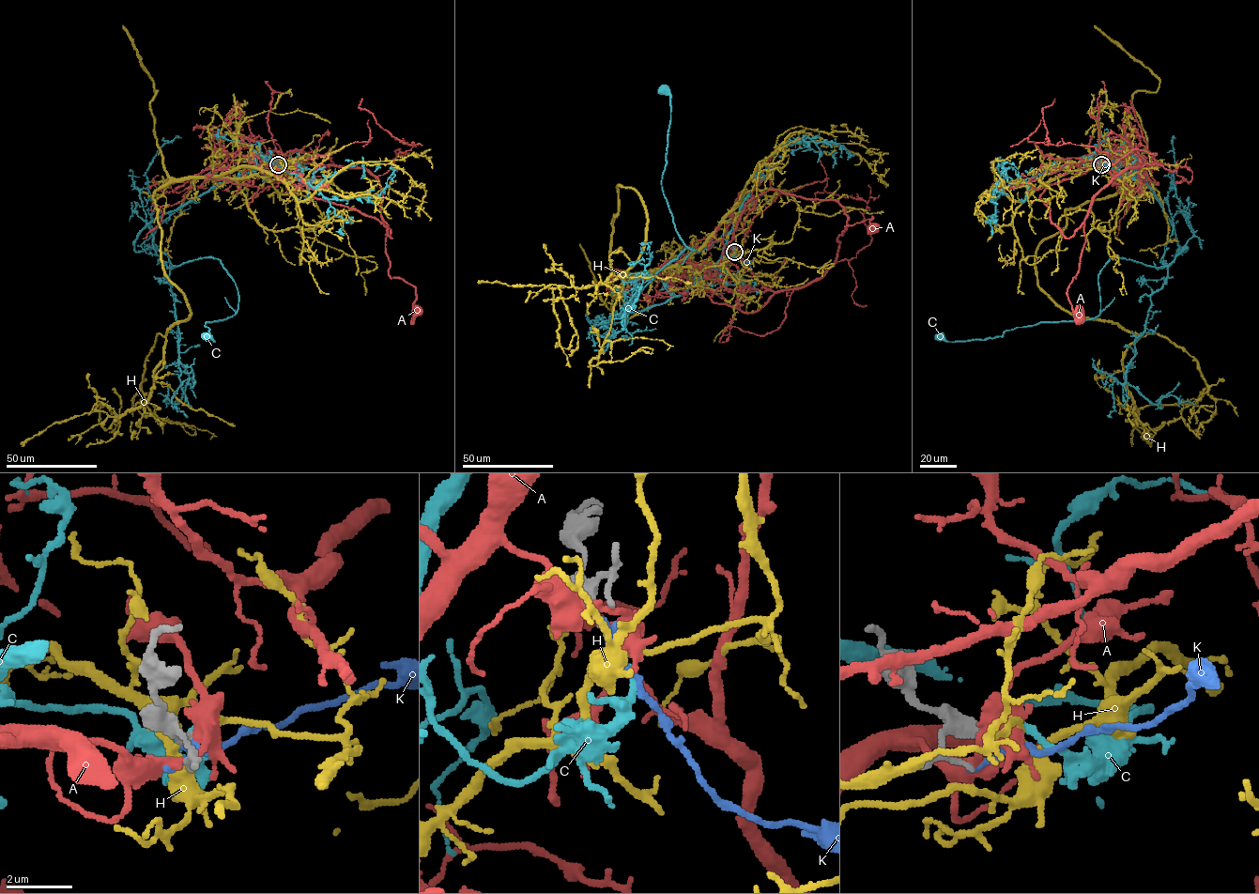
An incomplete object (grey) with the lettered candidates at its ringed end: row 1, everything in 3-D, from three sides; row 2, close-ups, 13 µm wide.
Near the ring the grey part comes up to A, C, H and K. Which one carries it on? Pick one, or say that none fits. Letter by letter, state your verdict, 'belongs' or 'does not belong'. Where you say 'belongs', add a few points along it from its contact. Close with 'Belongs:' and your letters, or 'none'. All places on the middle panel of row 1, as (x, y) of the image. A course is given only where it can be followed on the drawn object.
A: does not belong
C: belongs | via (734, 252), (681, 294), (605, 321), (695, 250), (661, 184), (663, 90)
H: does not belong
K: does not belong
Belongs: C

